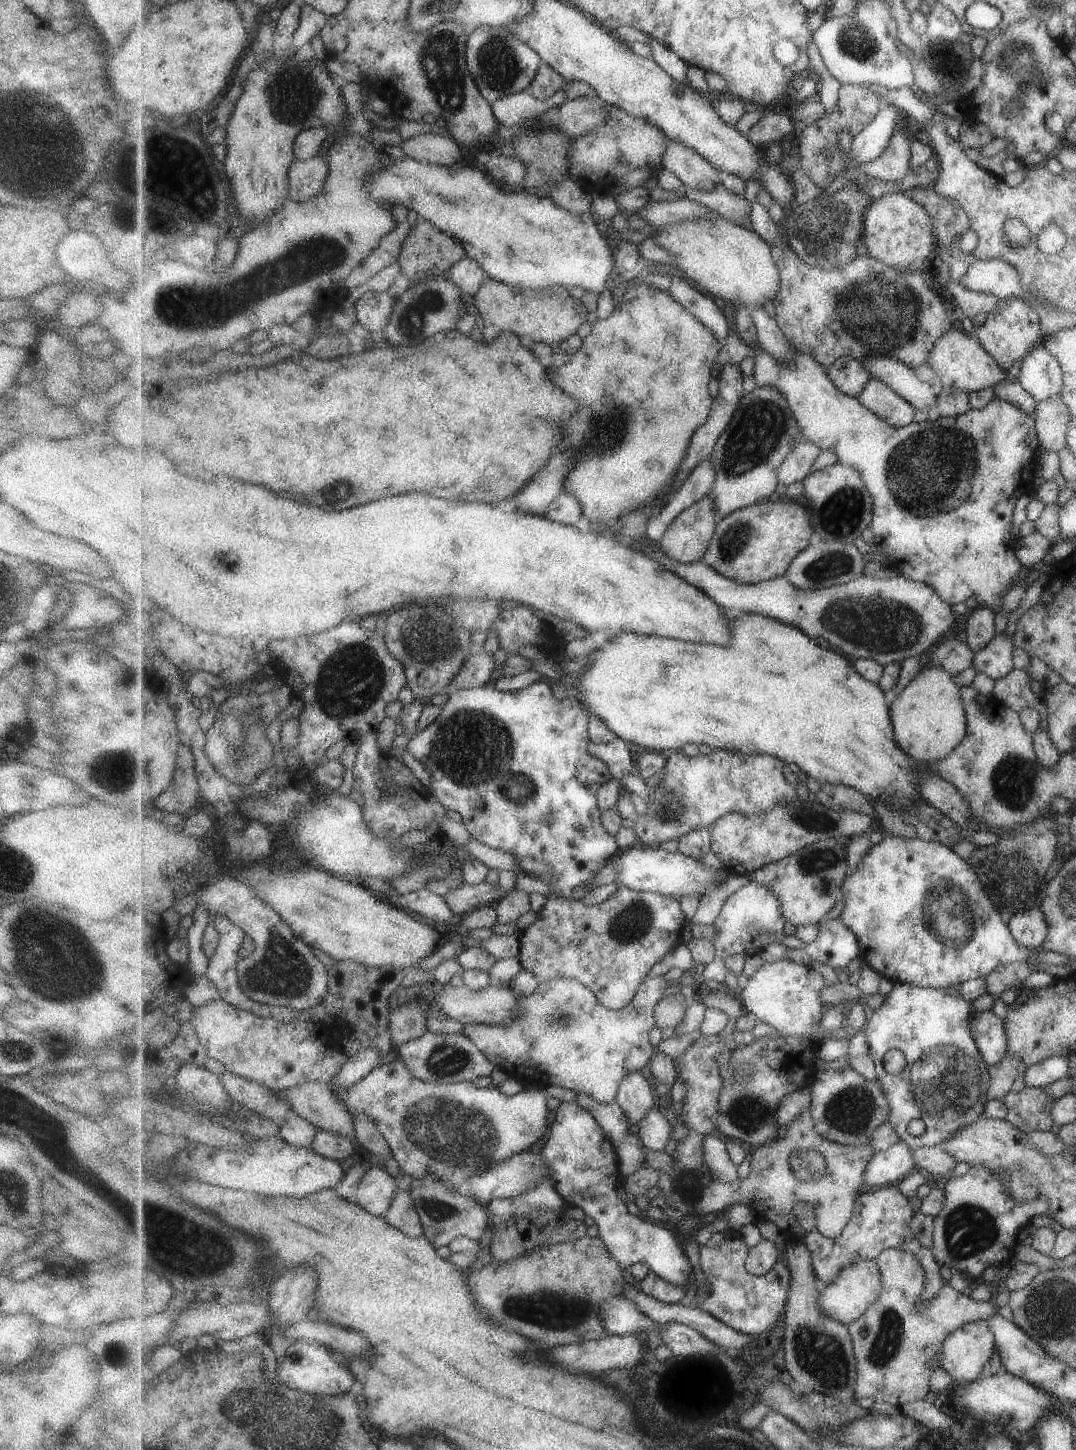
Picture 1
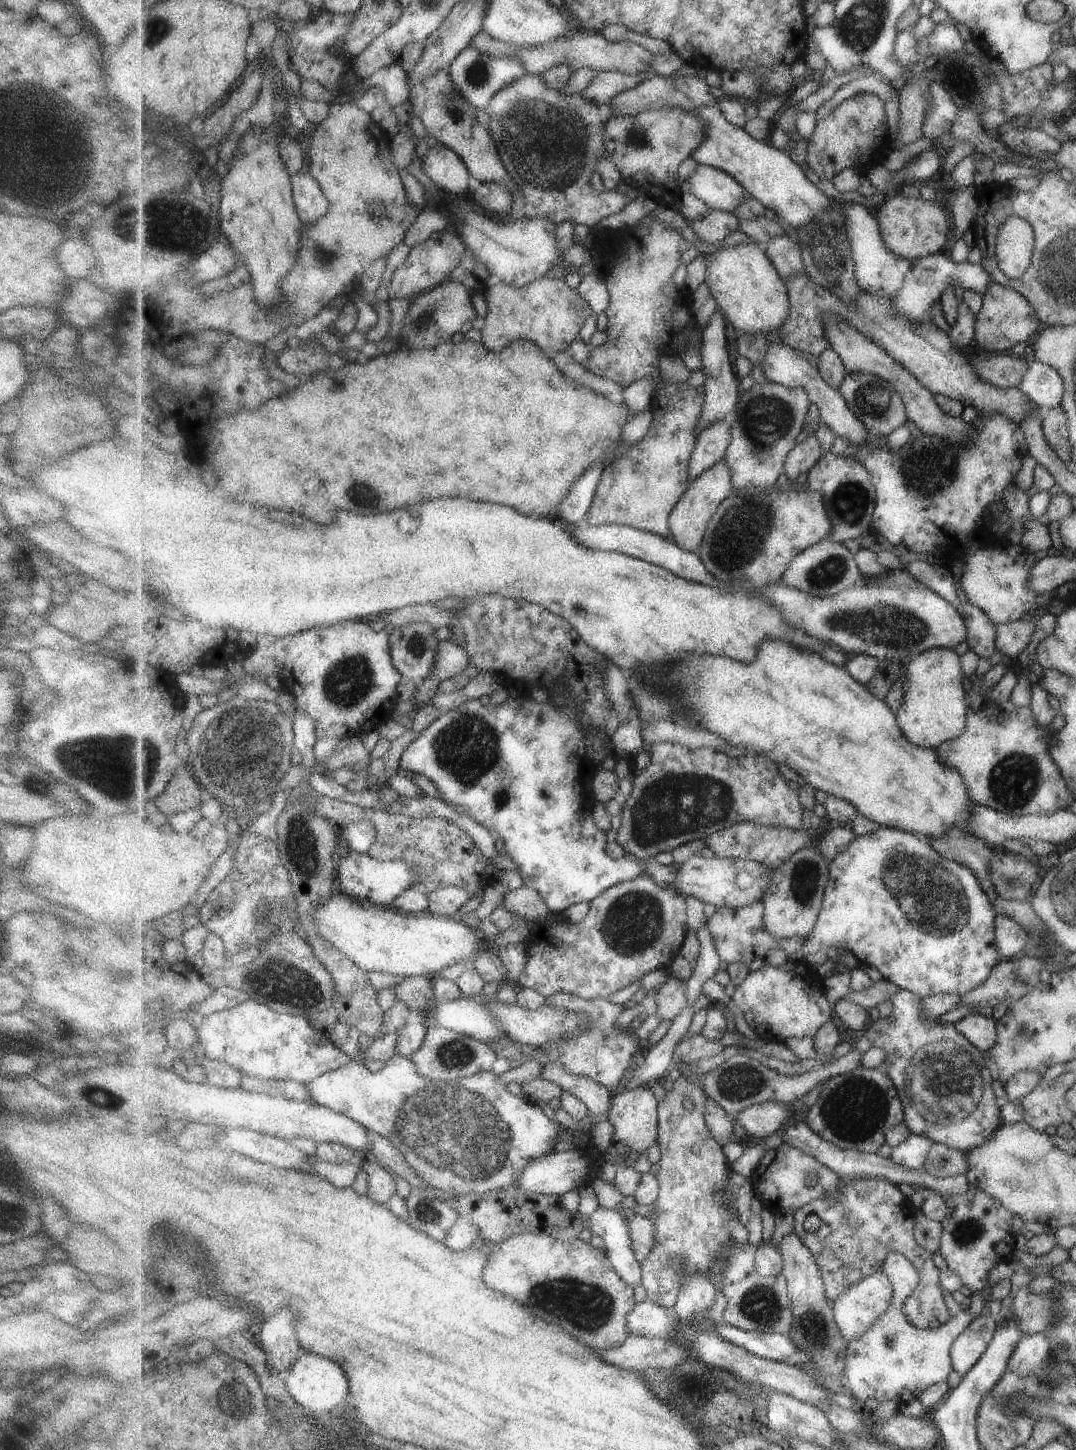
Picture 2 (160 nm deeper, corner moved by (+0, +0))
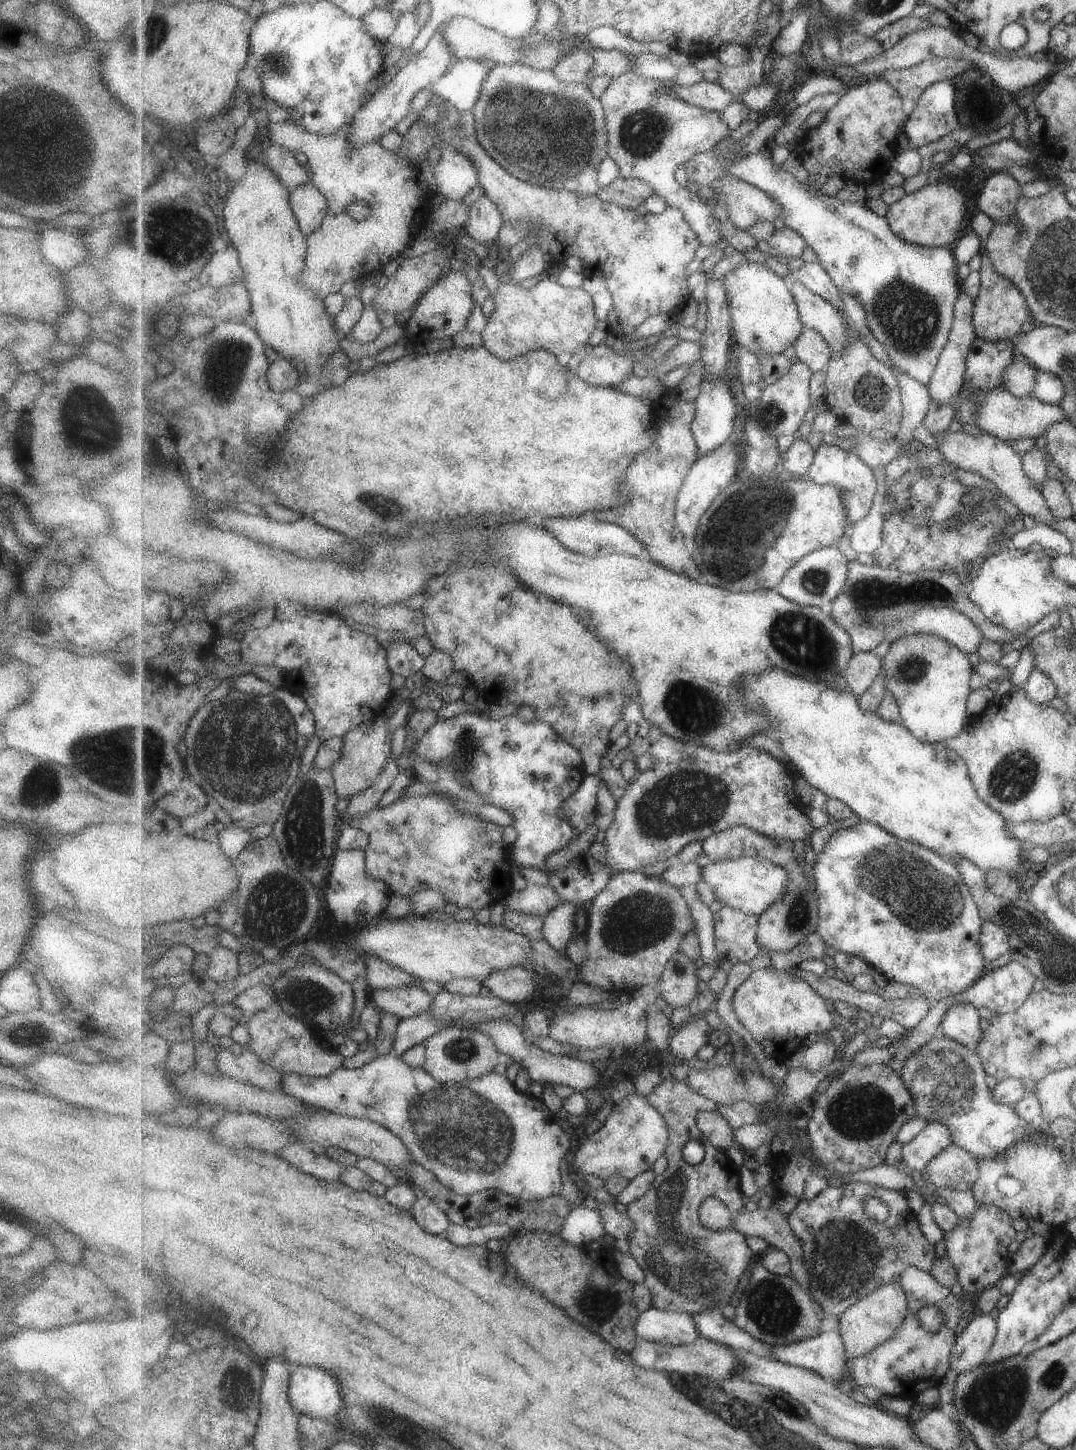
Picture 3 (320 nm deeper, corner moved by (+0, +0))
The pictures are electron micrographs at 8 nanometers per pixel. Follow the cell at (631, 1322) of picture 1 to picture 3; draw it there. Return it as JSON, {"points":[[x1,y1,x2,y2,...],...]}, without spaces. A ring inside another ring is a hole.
{"points":[[655,1306,640,1312,635,1332,639,1339,673,1345,689,1344,701,1337,693,1315,660,1310]]}

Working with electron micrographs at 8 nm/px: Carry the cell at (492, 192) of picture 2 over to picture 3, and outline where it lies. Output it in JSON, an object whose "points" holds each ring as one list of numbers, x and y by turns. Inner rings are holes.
{"points":[[484,194,470,206,470,218,464,231,476,244,488,246,497,241,505,222,504,213,497,202]]}

